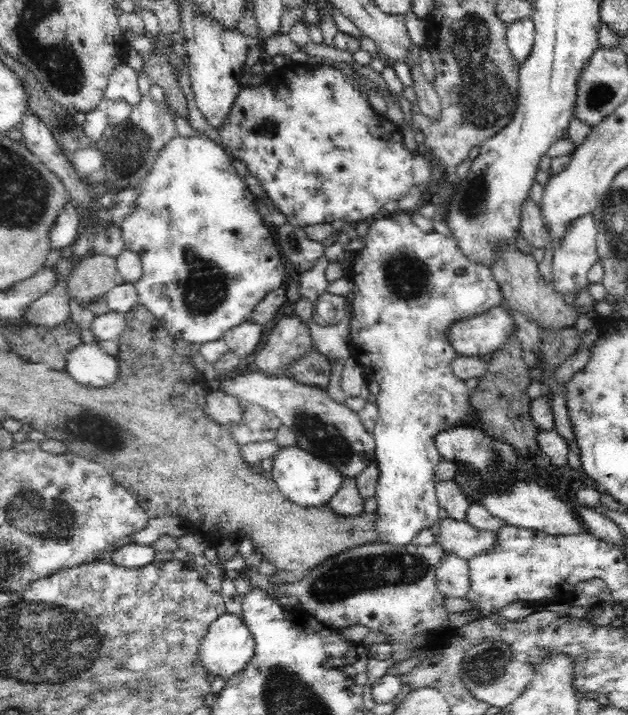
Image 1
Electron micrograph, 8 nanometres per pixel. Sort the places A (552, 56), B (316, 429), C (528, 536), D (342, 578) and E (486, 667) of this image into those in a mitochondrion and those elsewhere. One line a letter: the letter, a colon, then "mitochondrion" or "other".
A: other
B: mitochondrion
C: other
D: mitochondrion
E: mitochondrion

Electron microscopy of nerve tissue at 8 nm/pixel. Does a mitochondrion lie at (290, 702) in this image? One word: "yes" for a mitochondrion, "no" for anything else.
yes

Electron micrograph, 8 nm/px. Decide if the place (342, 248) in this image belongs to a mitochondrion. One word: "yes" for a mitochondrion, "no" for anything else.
no

